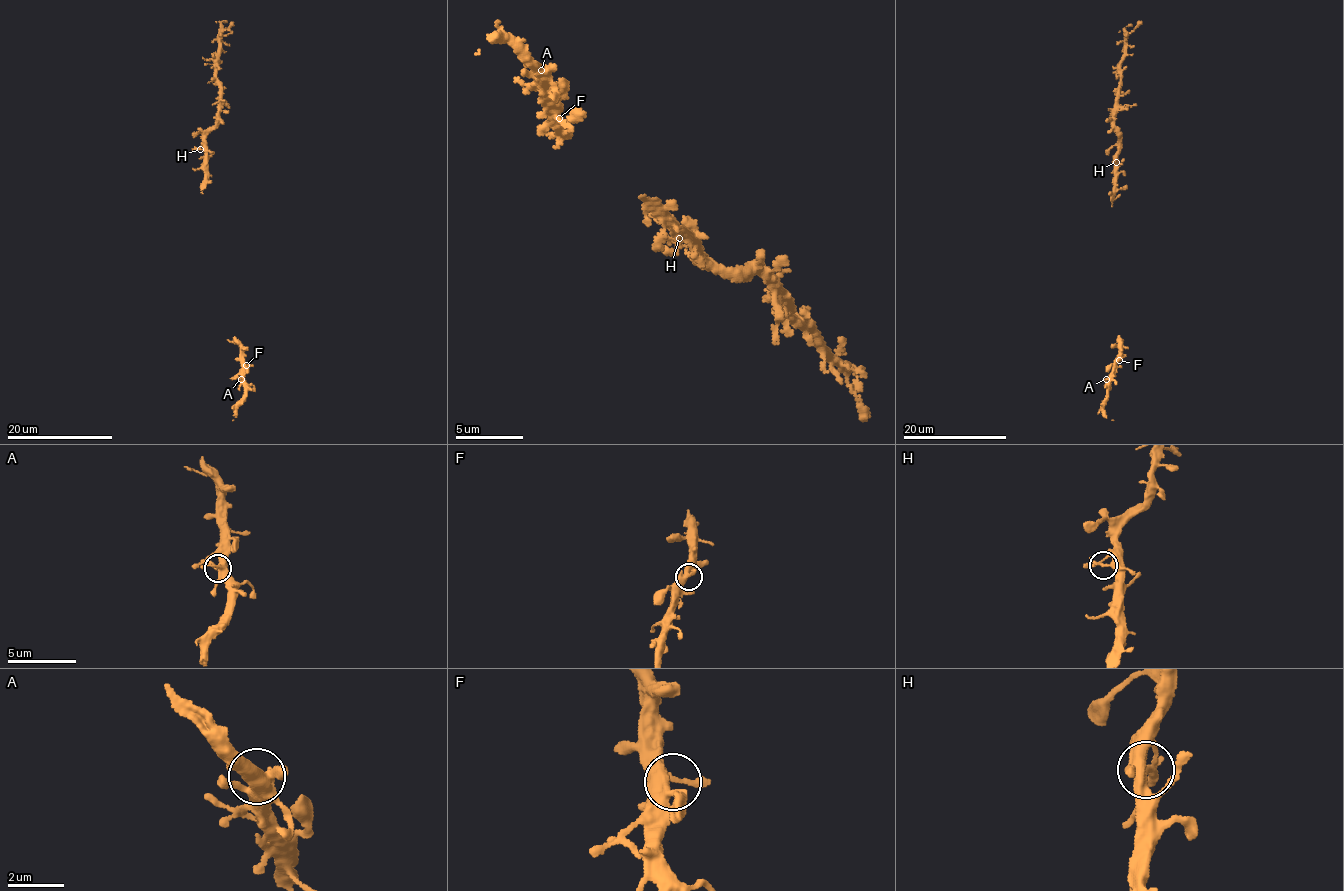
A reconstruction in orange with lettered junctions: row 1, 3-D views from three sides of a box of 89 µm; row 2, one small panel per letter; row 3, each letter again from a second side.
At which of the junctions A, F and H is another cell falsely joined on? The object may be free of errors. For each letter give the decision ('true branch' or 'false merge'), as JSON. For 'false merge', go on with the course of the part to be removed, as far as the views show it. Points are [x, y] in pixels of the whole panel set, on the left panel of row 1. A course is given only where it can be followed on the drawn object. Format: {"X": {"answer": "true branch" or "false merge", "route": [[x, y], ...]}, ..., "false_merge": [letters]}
{"A": {"answer": "true branch"}, "F": {"answer": "true branch"}, "H": {"answer": "true branch"}, "false_merge": []}

